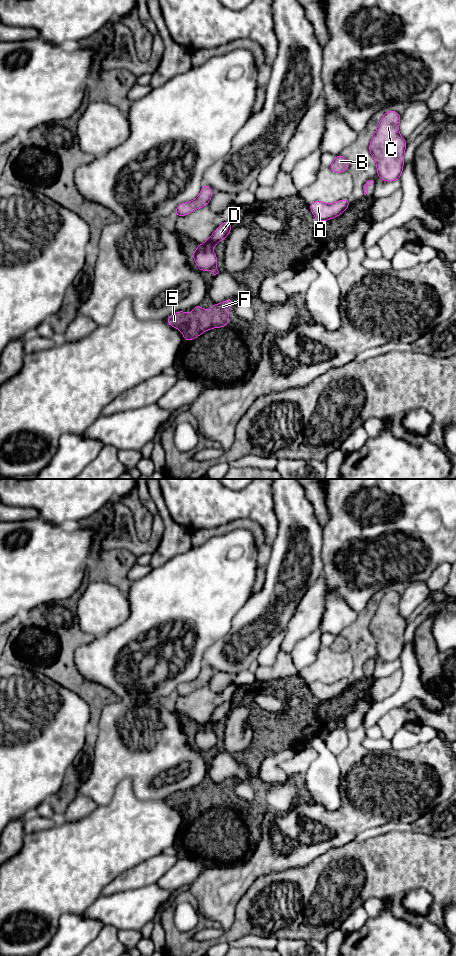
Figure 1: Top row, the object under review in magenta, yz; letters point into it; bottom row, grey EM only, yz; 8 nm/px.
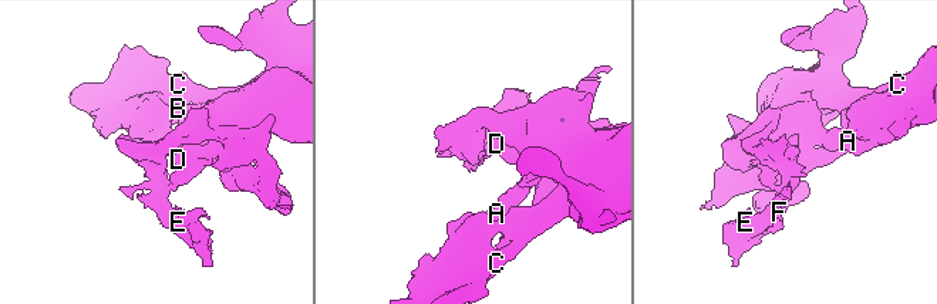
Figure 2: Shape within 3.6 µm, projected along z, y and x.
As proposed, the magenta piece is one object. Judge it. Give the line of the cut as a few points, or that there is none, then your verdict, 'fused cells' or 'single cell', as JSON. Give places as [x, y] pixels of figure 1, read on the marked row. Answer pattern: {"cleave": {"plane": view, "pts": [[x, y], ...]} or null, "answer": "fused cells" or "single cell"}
{"cleave": {"plane": "yz", "pts": [[215, 266], [211, 269]]}, "answer": "fused cells"}

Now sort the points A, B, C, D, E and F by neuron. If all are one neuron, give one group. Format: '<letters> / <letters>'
A B C D / E F

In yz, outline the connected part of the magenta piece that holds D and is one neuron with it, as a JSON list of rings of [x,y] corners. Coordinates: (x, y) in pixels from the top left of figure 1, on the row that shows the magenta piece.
[[[230,221],[223,222],[207,239],[207,241],[200,244],[198,248],[193,252],[192,257],[194,258],[199,270],[207,271],[213,267],[216,267],[217,256],[212,251],[212,248],[222,239],[226,239],[231,229],[232,226]]]

